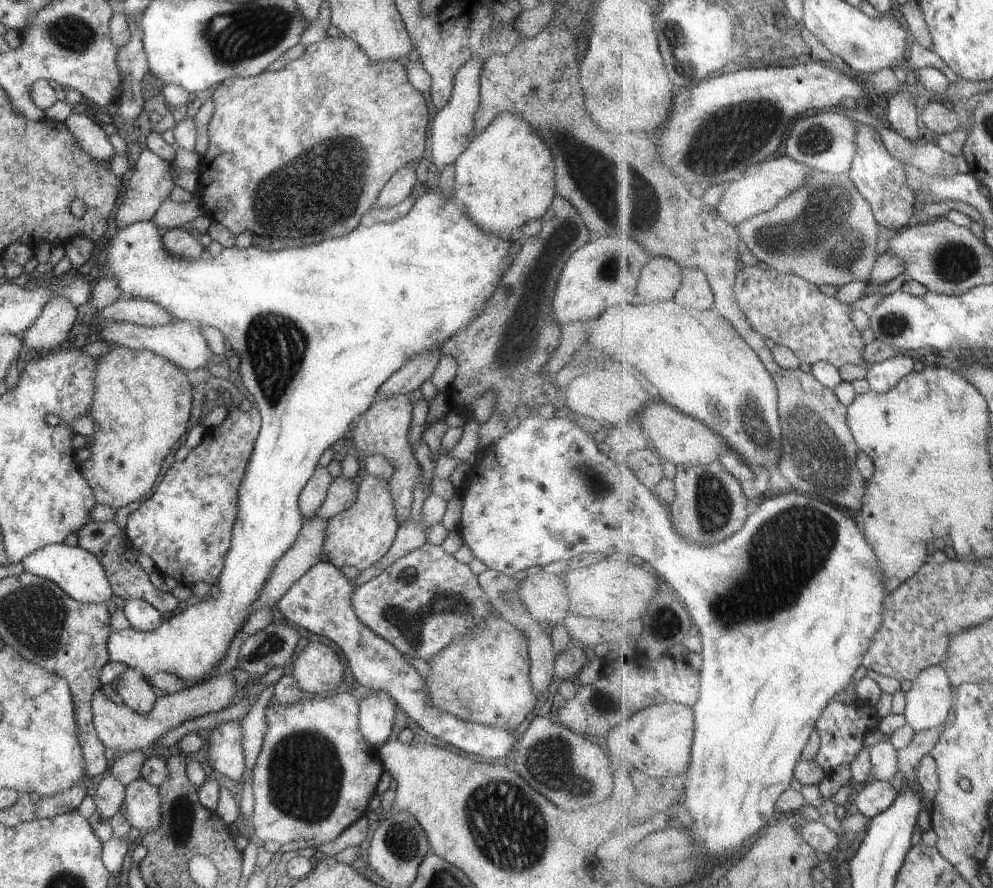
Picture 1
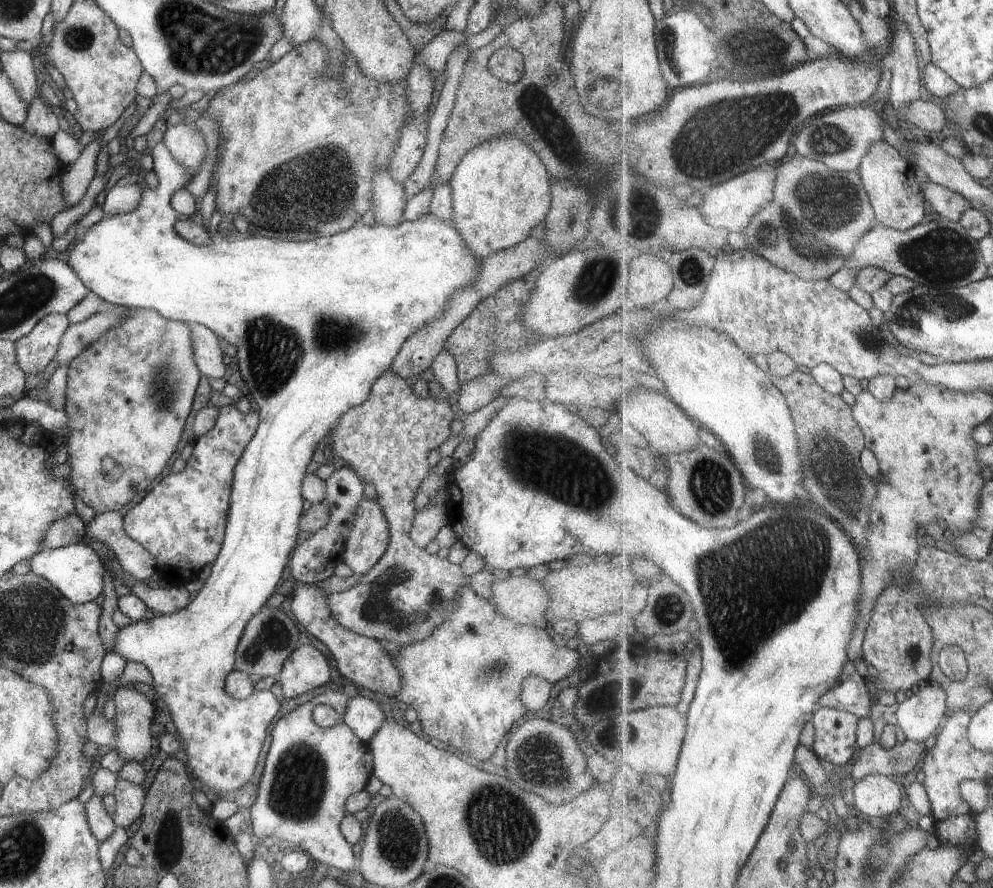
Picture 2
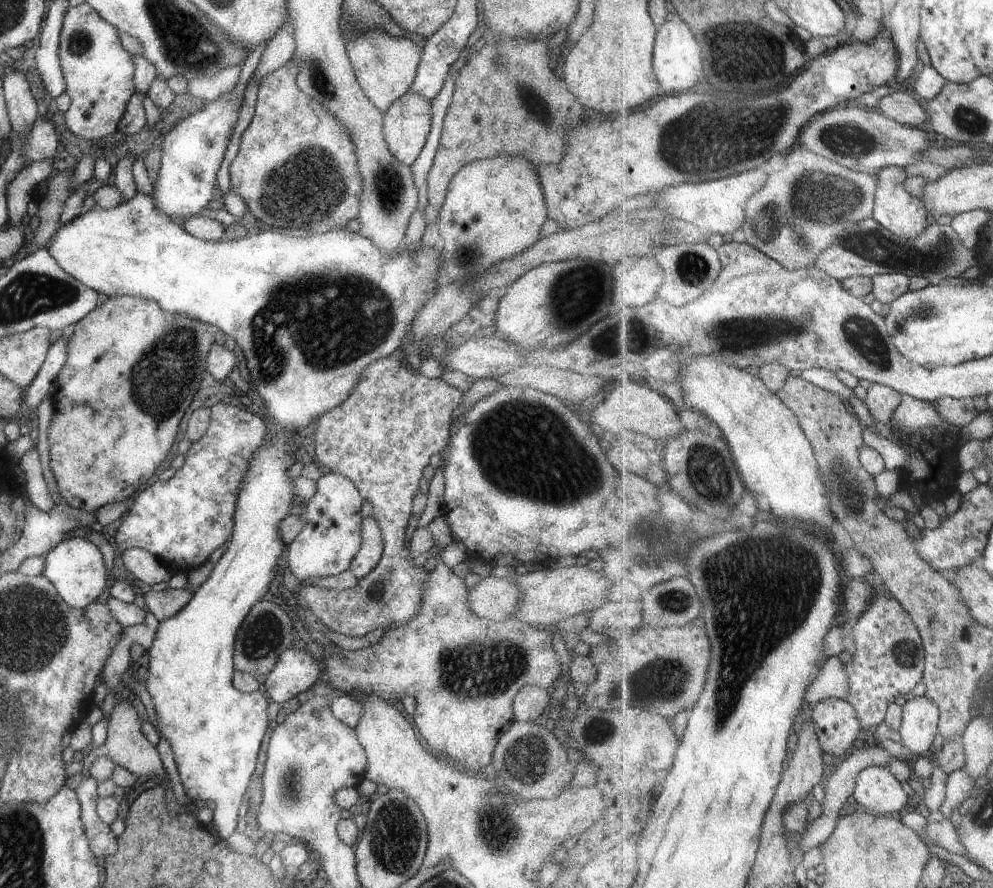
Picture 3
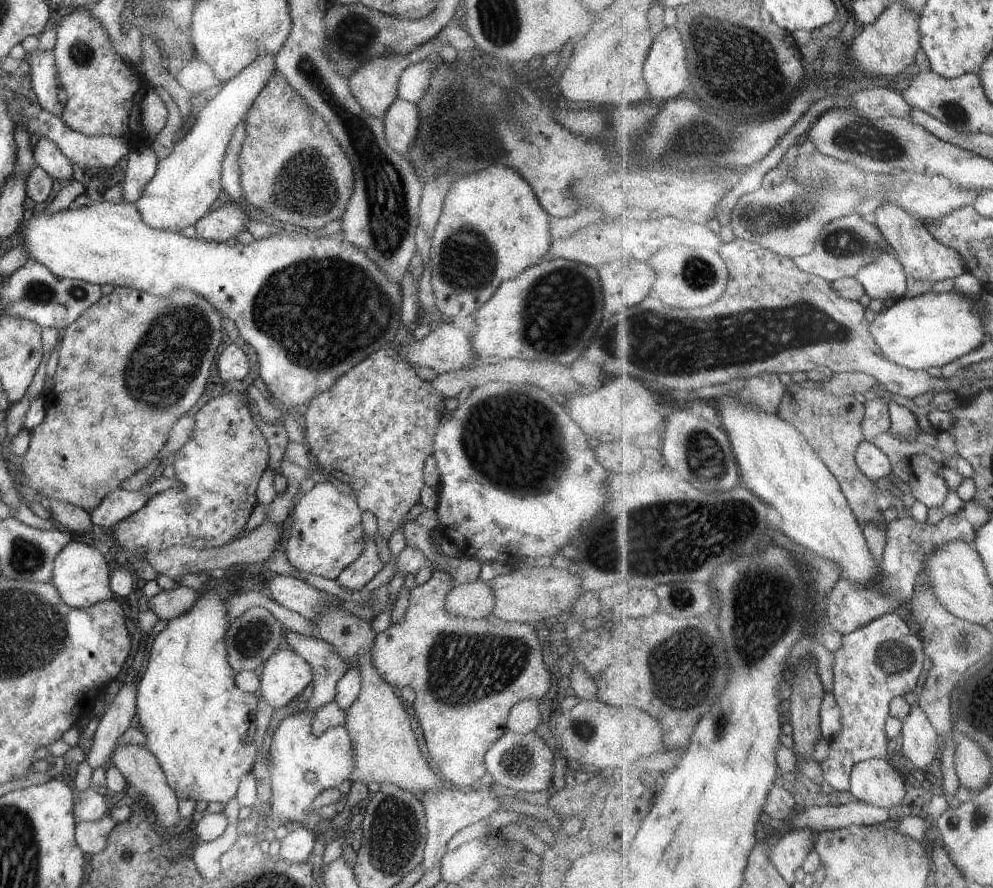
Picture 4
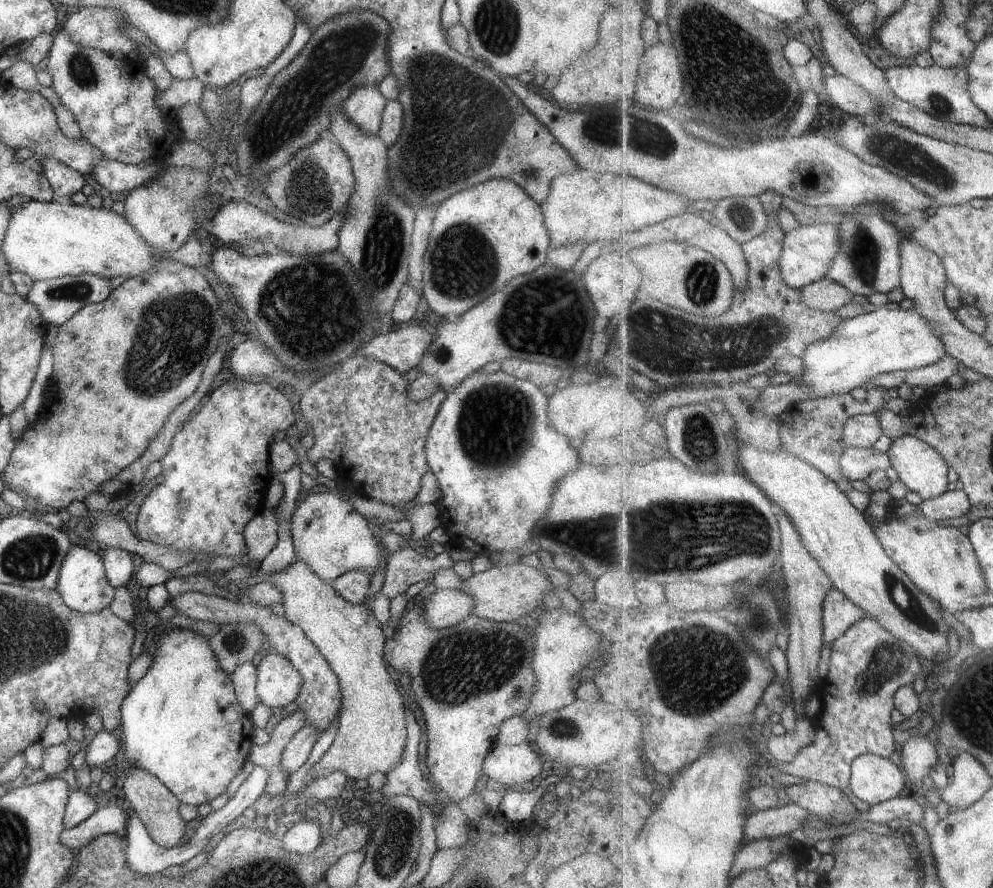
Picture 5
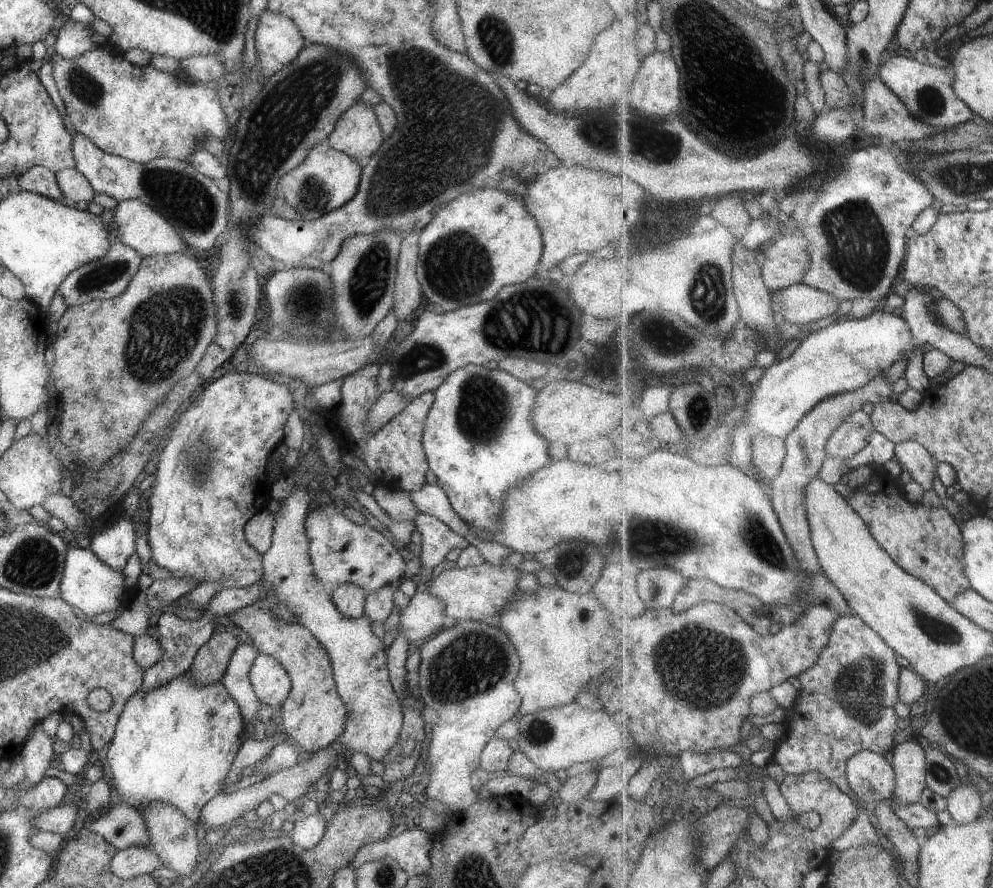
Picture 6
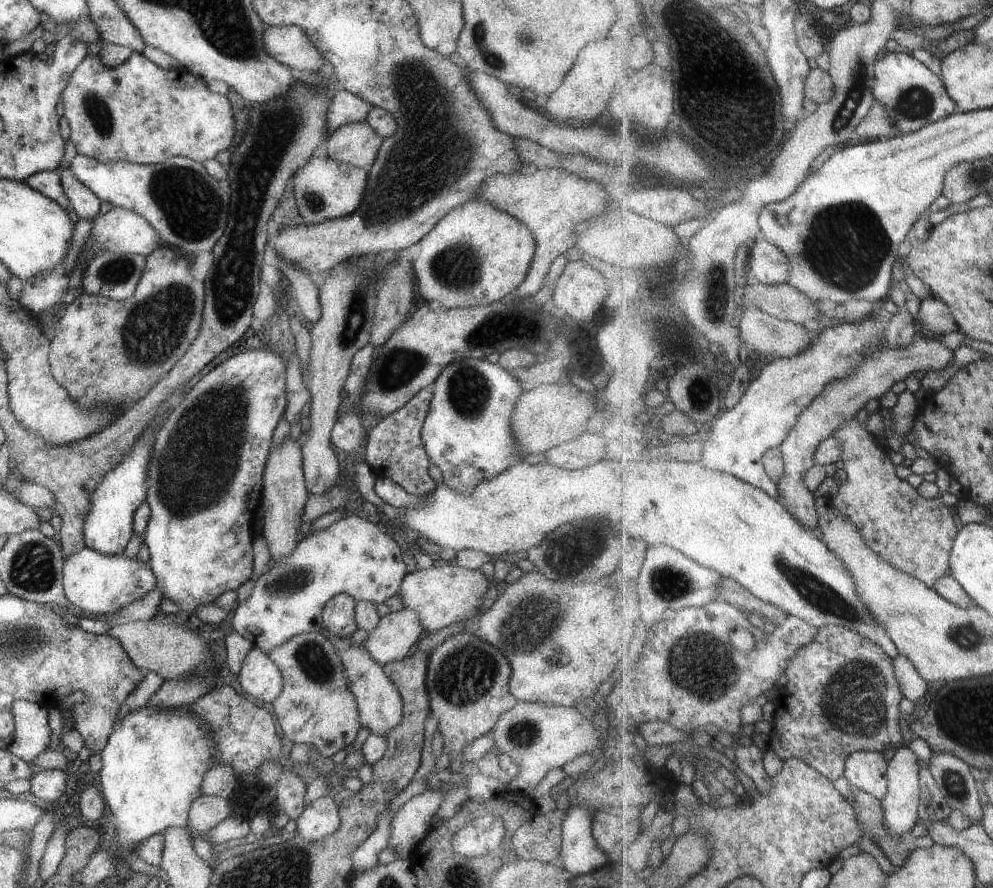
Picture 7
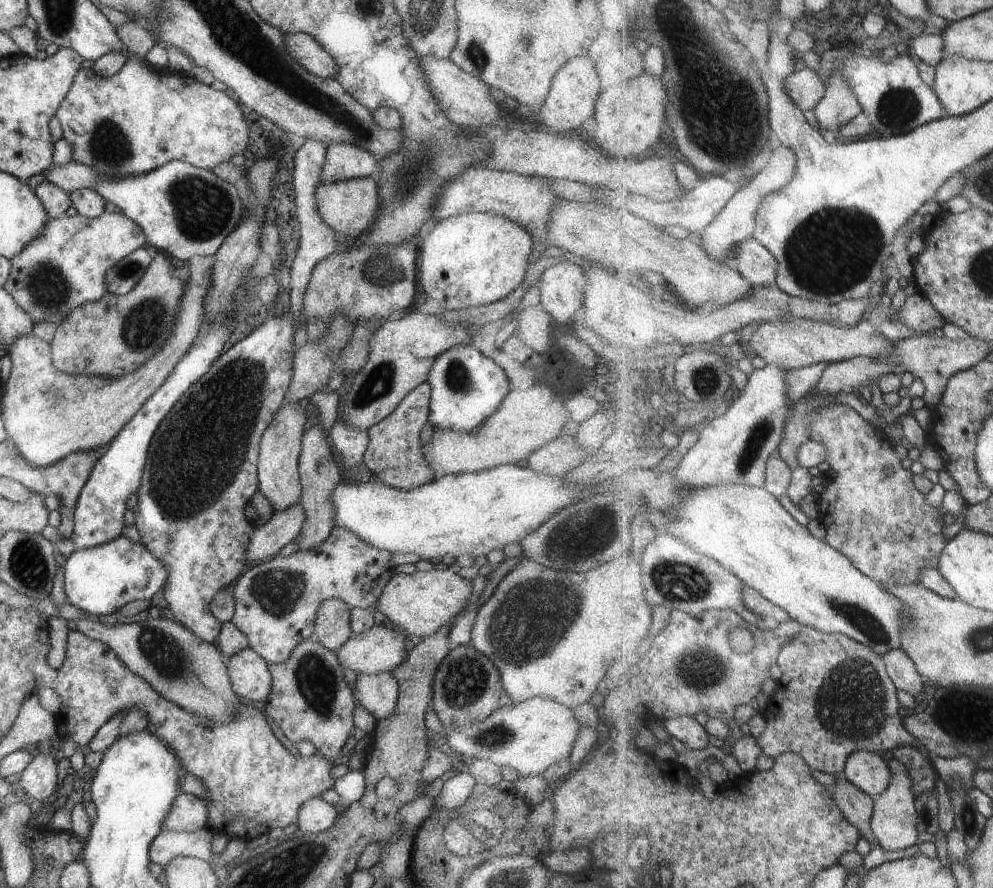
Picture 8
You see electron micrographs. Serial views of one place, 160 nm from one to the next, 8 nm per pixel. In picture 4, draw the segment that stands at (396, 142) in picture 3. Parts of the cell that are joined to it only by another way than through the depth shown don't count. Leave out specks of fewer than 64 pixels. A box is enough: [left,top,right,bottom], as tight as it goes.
[381,98,420,156]

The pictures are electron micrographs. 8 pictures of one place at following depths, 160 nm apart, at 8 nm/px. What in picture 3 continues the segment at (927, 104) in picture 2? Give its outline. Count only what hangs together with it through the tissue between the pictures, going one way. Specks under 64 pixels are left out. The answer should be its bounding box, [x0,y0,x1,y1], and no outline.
[877,89,928,128]

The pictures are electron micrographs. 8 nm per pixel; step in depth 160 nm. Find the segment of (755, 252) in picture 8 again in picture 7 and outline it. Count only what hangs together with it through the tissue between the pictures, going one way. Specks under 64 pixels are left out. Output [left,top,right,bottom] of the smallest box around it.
[748,236,792,286]

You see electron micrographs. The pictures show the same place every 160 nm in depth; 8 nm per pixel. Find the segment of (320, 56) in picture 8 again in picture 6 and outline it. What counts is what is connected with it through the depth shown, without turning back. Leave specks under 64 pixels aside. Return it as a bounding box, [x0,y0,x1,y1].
[254,9,304,65]

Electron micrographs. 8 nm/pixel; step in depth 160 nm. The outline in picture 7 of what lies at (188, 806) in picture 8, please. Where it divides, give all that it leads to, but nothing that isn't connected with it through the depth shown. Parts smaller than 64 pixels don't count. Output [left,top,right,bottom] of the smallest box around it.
[187,795,231,834]

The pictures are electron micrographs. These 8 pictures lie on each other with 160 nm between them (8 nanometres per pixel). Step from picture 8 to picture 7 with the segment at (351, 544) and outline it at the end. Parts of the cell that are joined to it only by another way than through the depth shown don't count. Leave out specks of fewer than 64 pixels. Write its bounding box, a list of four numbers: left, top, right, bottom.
[231,515,406,652]

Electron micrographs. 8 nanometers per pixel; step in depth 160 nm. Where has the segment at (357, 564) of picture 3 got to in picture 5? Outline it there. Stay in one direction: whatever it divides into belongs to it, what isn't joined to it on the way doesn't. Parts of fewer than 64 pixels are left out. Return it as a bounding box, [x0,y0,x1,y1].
[329,567,370,604]

